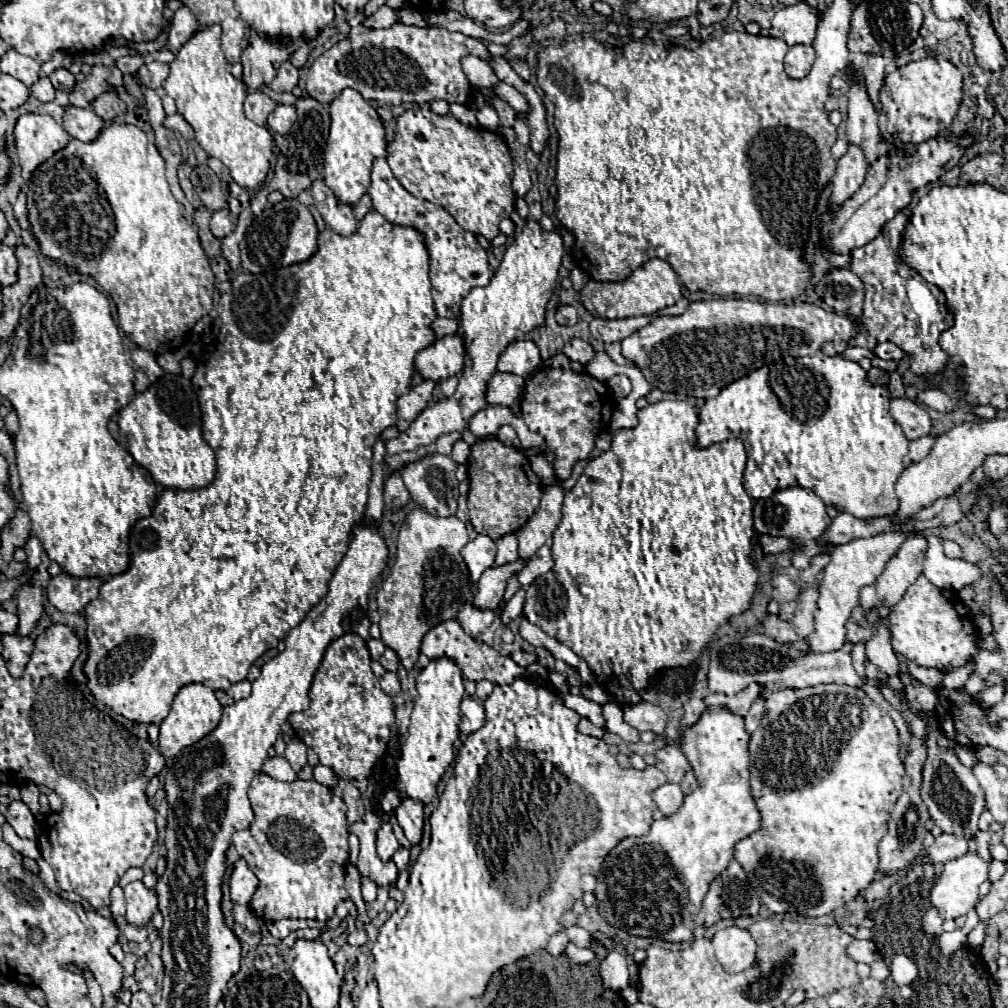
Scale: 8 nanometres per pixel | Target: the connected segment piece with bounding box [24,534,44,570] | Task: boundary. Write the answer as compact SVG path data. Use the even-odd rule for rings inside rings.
M32 534L30 536L30 540L28 540L28 544L24 546L24 552L26 552L26 556L28 556L28 566L30 566L30 570L34 570L38 564L40 564L40 554L44 552L44 548L42 548L42 544L40 544L40 540Z

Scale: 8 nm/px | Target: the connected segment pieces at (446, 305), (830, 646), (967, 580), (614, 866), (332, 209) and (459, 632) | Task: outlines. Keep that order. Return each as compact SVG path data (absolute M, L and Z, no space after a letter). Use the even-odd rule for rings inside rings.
M376 158L372 168L372 184L368 188L368 196L372 198L372 206L386 220L398 226L412 226L420 230L426 238L426 246L430 252L430 282L432 282L432 298L438 316L444 318L460 318L460 304L466 294L474 286L486 286L494 274L488 264L486 250L478 244L472 232L466 232L456 224L456 220L442 208L426 200L414 198L402 184L394 178L386 158Z
M892 530L892 532L880 532L870 538L862 540L852 540L842 546L832 548L832 560L824 568L824 578L820 584L820 598L818 598L818 610L814 612L814 622L816 630L812 636L806 638L810 650L814 652L832 652L840 650L842 644L846 642L846 630L844 622L850 618L852 608L858 604L858 590L862 586L872 586L876 578L882 574L886 568L888 560L900 550L900 544L912 536L912 530Z
M930 535L927 538L928 550L924 560L924 576L938 588L960 590L982 578L982 570L966 560L950 560L942 552L940 538Z
M724 706L706 708L698 722L682 730L680 748L696 774L698 788L672 816L654 820L646 836L624 838L606 856L594 894L608 924L634 936L692 940L694 920L710 882L726 870L736 842L762 824L750 792L748 742L744 718Z
M316 180L310 186L310 194L314 198L316 210L322 214L324 222L338 232L340 236L350 236L358 228L358 220L354 218L352 206L340 202L336 194L324 184L324 180Z
M446 620L444 624L438 624L432 630L428 630L424 634L420 652L426 654L430 660L442 658L442 656L452 658L460 666L462 676L468 678L468 680L476 680L476 682L478 680L490 680L490 682L496 682L496 684L510 684L512 680L516 680L520 676L526 676L526 670L520 668L518 664L514 664L512 658L506 658L500 652L496 652L494 648L490 648L482 642L476 642L474 638L464 634L462 626L456 620Z

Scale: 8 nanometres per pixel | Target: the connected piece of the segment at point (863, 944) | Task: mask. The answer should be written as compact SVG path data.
M852 940L846 948L846 954L856 962L866 962L866 964L872 964L874 960L880 958L872 940Z

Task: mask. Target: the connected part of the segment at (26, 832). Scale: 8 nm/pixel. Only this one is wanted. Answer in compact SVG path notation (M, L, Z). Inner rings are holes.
M14 800L8 806L8 820L18 836L36 840L36 818L28 810L28 806L22 800Z

